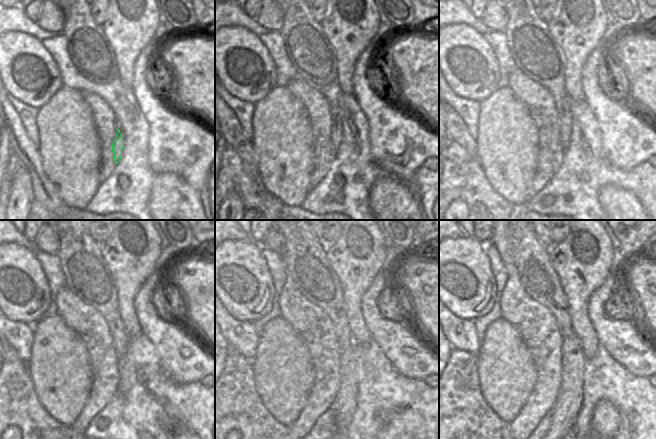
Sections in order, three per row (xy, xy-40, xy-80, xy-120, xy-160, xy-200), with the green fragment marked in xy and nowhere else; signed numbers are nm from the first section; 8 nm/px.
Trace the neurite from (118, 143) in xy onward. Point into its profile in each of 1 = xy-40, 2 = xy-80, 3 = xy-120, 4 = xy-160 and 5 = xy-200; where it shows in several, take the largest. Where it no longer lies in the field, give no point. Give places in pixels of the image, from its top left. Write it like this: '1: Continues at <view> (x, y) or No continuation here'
1: Continues at xy-40 (336, 132)
2: Continues at xy-80 (535, 53)
3: Continues at xy-120 (86, 274)
4: Continues at xy-160 (304, 258)
5: Continues at xy-200 (539, 280).

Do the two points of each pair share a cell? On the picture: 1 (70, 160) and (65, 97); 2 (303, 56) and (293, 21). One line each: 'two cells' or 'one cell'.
1: one cell
2: one cell

